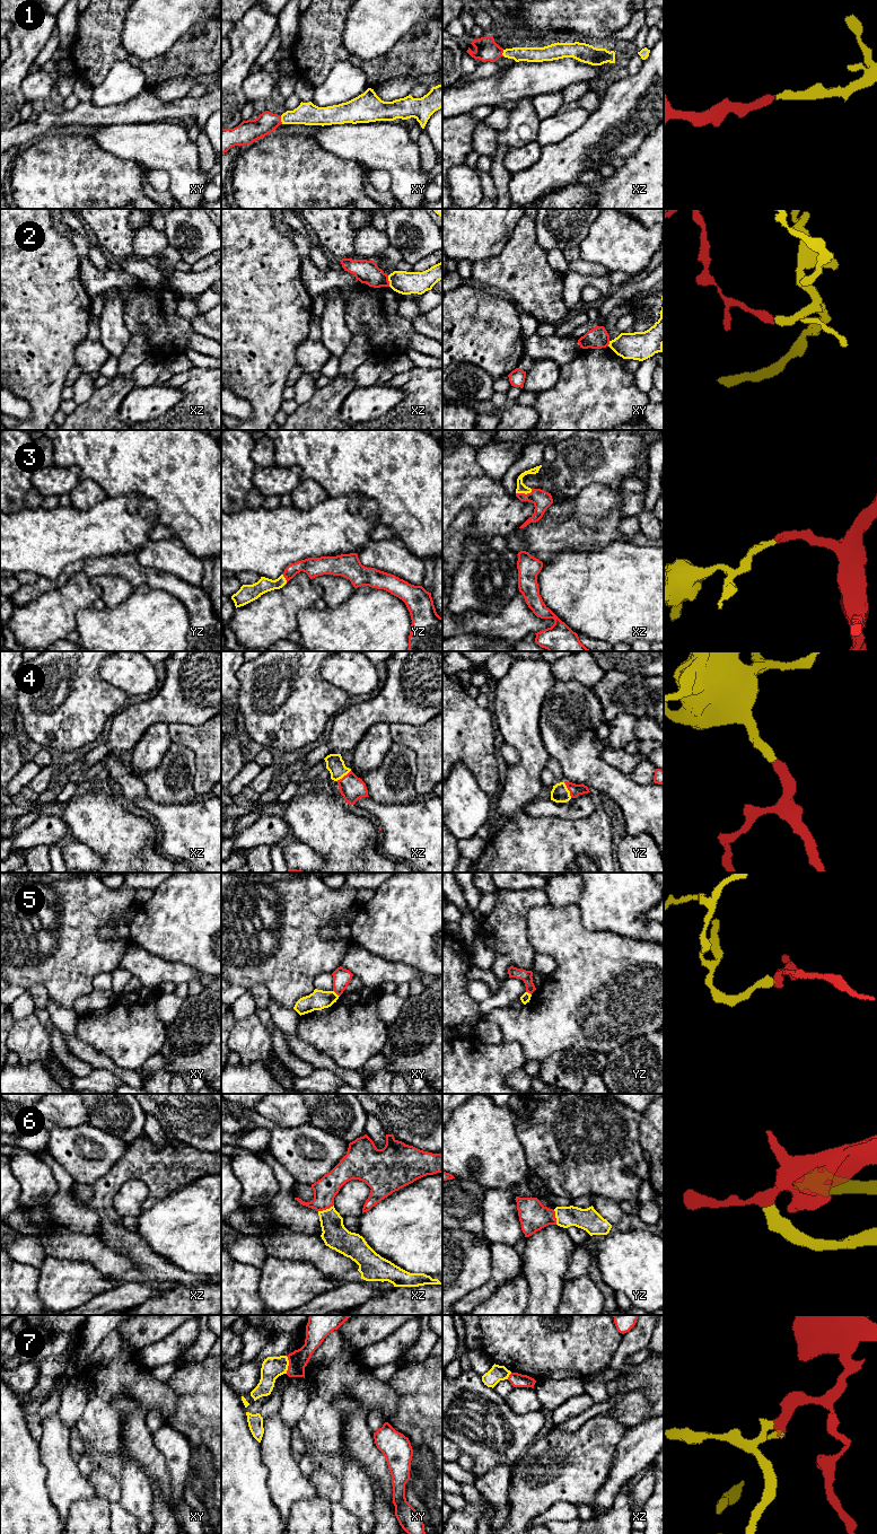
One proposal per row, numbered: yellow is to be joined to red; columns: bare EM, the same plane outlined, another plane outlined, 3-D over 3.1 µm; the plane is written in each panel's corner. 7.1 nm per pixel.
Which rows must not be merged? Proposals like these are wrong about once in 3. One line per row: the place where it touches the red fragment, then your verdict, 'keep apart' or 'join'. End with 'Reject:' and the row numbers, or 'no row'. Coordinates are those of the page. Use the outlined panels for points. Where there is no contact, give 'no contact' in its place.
1: meets red in xy at (280, 120); join
2: meets red in xz at (388, 281); keep apart
3: meets red in xz at (524, 493); join
4: meets red in yz at (568, 789); join
5: meets red in xy at (336, 993); keep apart
6: meets red in xz at (325, 1209); join
7: meets red in xy at (289, 1365); keep apart
Reject: 2, 5, 7

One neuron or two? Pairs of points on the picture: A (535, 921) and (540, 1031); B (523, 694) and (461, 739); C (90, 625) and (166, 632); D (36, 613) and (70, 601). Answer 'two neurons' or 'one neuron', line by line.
A: one neuron
B: two neurons
C: one neuron
D: one neuron

